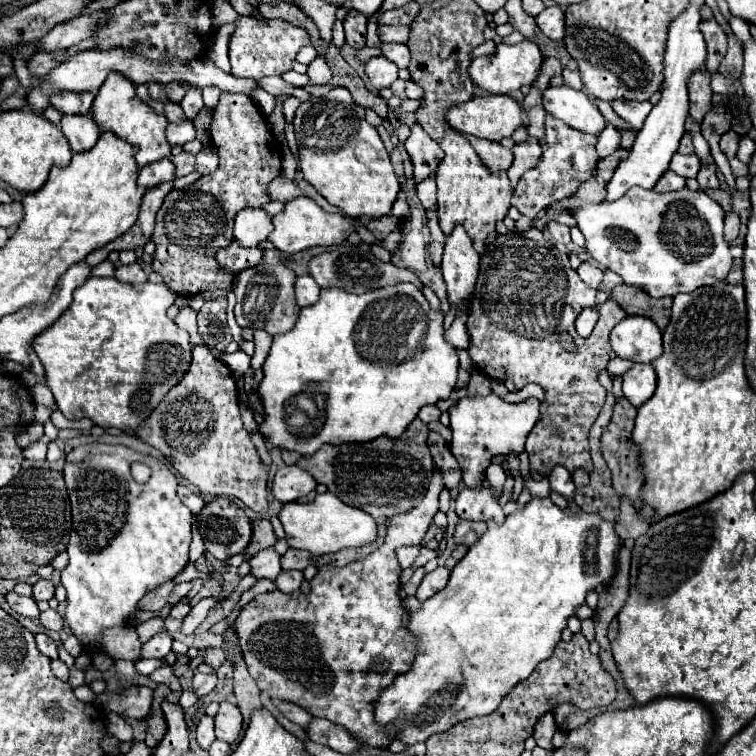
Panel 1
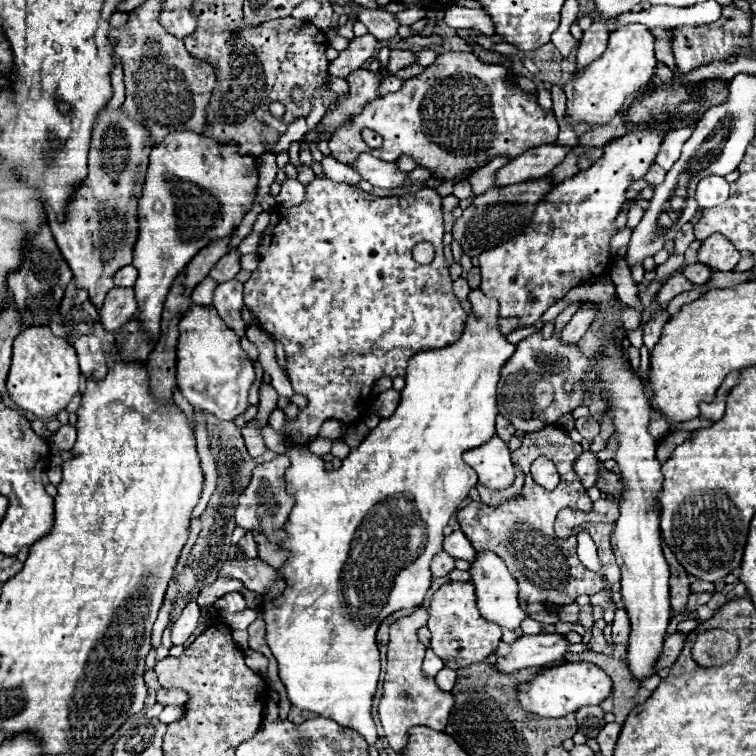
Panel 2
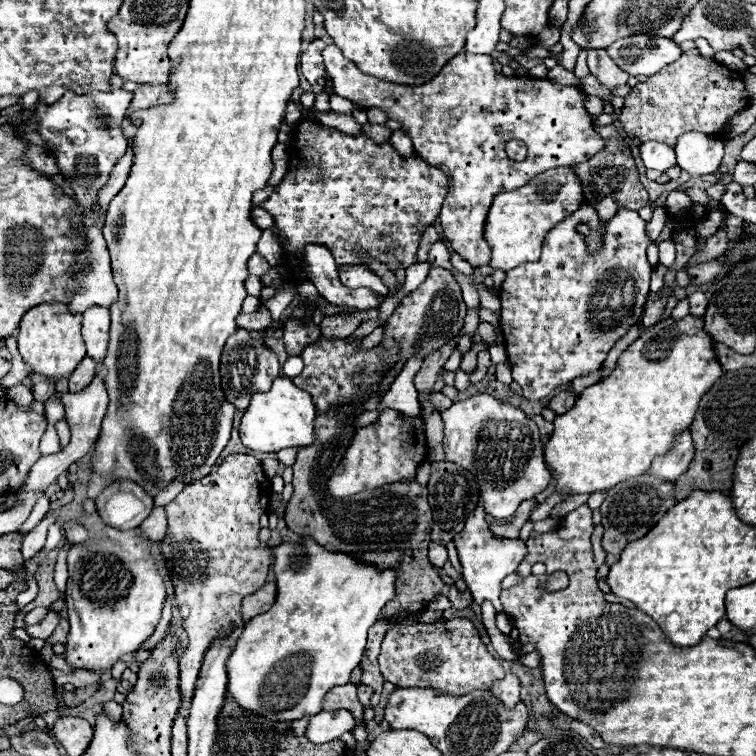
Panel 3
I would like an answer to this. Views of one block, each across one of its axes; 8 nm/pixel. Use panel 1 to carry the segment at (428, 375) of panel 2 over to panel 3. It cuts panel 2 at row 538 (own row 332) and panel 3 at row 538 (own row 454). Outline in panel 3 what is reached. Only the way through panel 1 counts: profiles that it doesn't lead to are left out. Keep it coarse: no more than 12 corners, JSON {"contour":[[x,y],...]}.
{"contour":[[274,548],[278,598],[228,662],[276,722],[350,682],[394,570]]}

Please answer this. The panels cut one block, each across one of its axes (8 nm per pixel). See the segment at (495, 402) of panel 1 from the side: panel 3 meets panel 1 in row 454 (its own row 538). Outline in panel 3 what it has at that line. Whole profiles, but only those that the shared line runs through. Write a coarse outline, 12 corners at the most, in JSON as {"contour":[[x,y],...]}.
{"contour":[[476,508],[454,538],[476,604],[497,612],[502,580],[526,556],[522,540],[496,538]]}

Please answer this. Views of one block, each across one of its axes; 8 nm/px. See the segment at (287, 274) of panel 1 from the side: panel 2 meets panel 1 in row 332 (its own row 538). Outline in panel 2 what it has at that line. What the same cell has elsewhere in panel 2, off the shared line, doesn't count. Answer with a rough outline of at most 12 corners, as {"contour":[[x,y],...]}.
{"contour":[[288,452],[258,464],[238,498],[236,524],[286,538],[294,506],[286,492]]}

